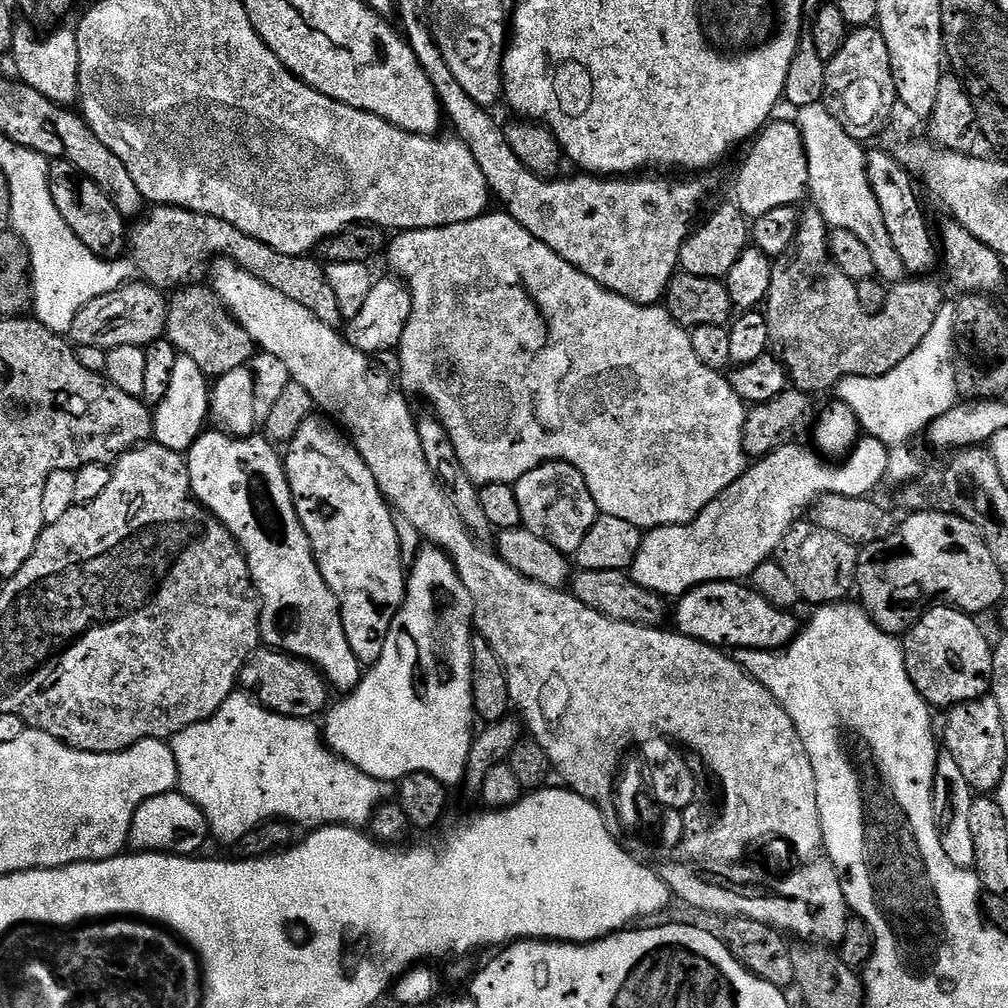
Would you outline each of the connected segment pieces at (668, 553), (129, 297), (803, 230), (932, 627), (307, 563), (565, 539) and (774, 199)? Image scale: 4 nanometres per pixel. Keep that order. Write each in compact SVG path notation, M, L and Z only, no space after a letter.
M867 434L861 435L846 458L829 462L811 447L803 448L800 442L784 444L768 456L761 456L756 464L745 467L744 473L726 491L718 494L688 524L675 524L665 528L653 528L641 539L640 549L634 558L630 575L632 581L665 598L679 598L699 584L715 580L744 582L751 577L762 562L766 562L779 549L782 538L793 524L809 511L822 495L848 495L850 498L871 497L872 491L886 480L889 448L883 442Z
M129 282L102 298L94 298L74 318L70 340L76 346L98 346L105 350L118 346L144 348L165 335L168 300L159 288L147 282Z
M809 210L801 215L796 240L781 256L775 257L766 301L771 355L784 365L791 387L809 394L824 392L827 388L829 391L842 378L881 377L889 373L922 342L946 301L938 283L926 280L930 278L912 278L898 284L888 294L883 311L871 313L862 310L855 281L842 274L828 253L829 231L819 212Z
M933 606L903 633L904 661L910 682L933 709L951 710L957 704L987 697L992 679L992 649L973 617L958 608Z
M205 430L188 449L186 459L192 495L224 523L244 552L252 580L256 583L256 593L260 595L261 641L278 652L289 652L292 656L309 660L340 694L352 692L360 685L362 665L354 650L350 650L350 642L346 642L340 607L316 565L316 555L312 553L310 538L298 518L277 445L260 434L230 436L219 430Z
M553 460L527 472L514 487L523 528L530 530L530 534L538 534L538 538L546 538L550 546L558 546L565 554L574 554L578 546L582 546L582 538L586 538L590 526L594 526L598 509L579 470Z
M773 119L751 141L752 149L736 176L734 203L743 216L755 218L778 206L796 206L808 191L808 163L799 128L791 119Z

